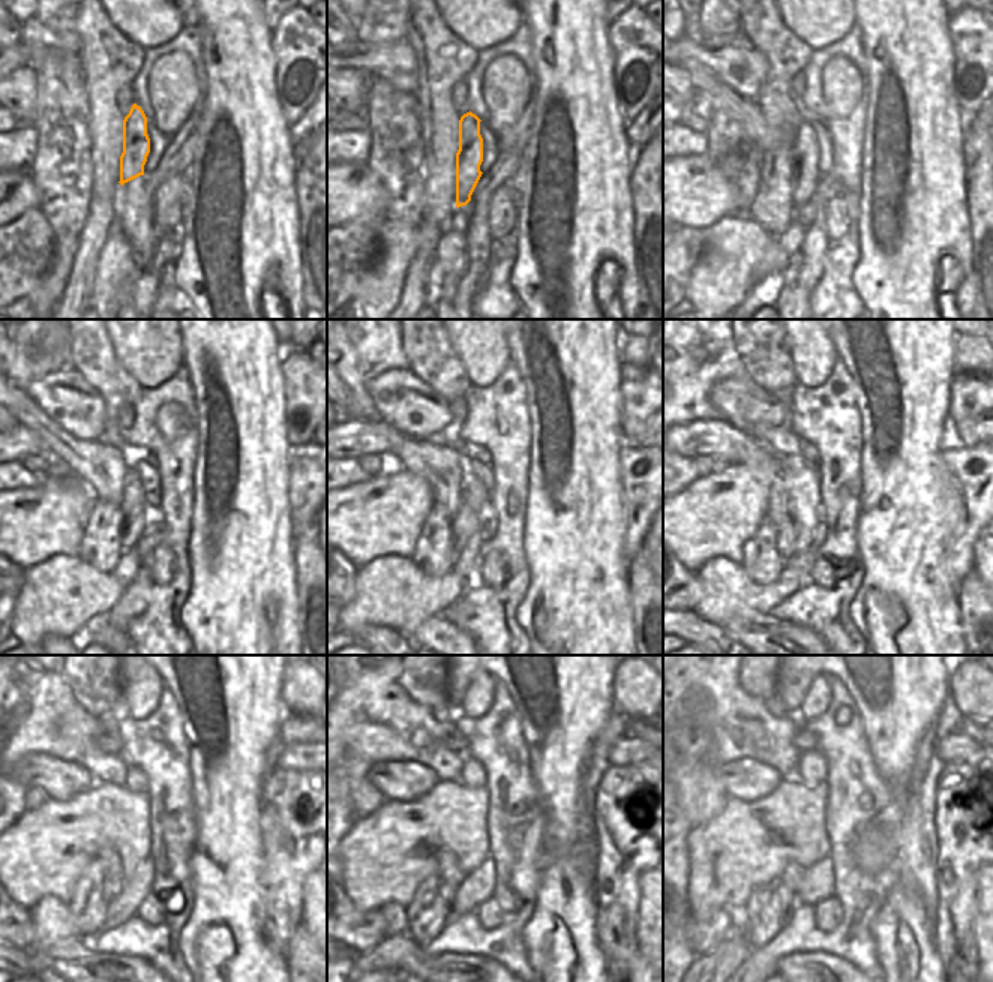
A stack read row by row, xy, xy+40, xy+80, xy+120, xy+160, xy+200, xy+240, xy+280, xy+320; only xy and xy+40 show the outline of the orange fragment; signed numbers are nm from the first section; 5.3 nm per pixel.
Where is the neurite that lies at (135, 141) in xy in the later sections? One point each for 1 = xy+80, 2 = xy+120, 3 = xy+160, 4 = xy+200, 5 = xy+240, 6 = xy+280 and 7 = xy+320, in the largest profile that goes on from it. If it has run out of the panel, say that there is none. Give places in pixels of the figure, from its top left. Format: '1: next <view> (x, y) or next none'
1: next xy+80 (806, 150)
2: next xy+120 (134, 516)
3: next xy+160 (464, 523)
4: next xy+200 (786, 535)
5: next xy+240 (111, 885)
6: next xy+280 (447, 891)
7: next xy+320 (782, 898)

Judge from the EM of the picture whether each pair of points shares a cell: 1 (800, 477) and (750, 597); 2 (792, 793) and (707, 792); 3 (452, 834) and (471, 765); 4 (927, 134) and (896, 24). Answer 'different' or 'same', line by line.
1: different
2: different
3: different
4: same

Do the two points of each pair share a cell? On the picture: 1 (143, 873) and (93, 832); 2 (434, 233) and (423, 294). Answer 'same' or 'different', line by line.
1: different
2: same

